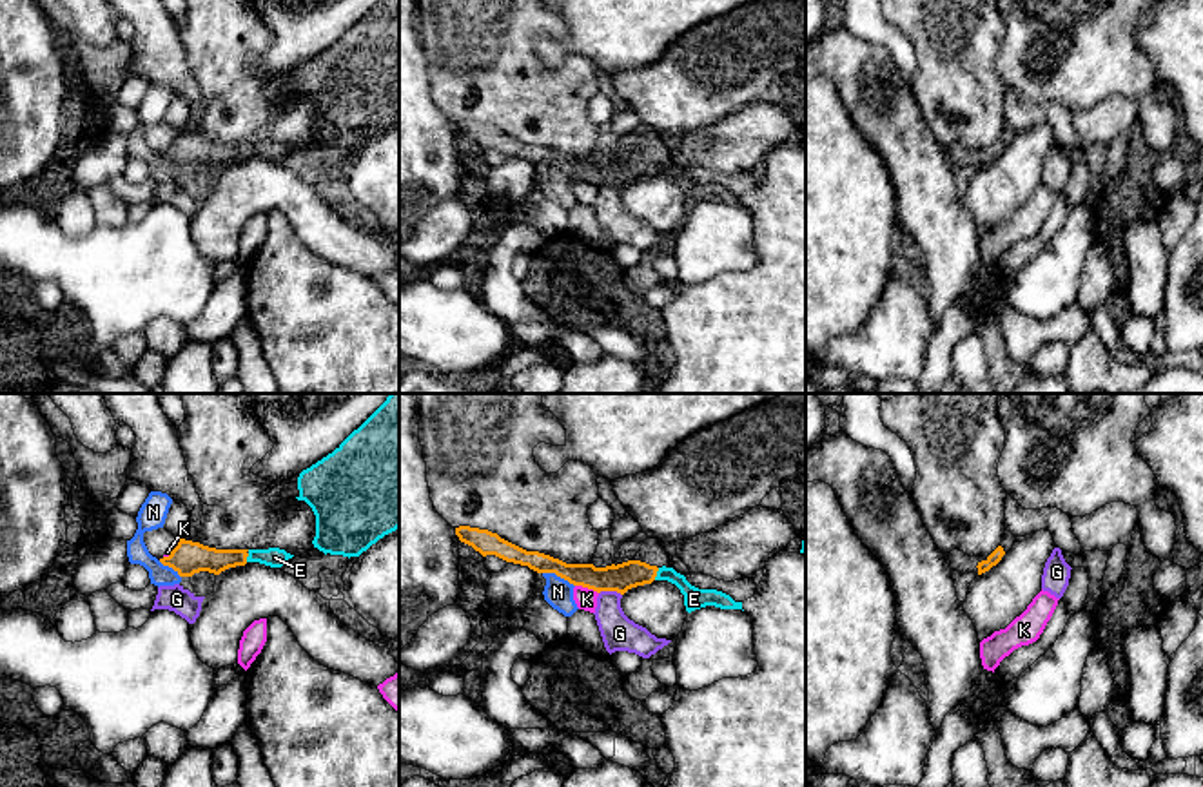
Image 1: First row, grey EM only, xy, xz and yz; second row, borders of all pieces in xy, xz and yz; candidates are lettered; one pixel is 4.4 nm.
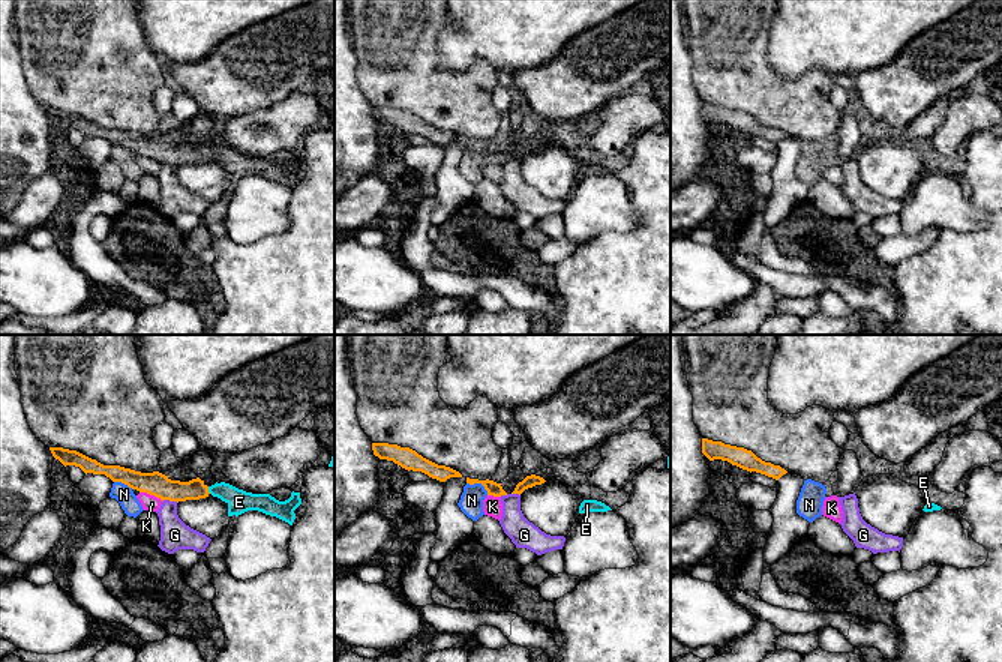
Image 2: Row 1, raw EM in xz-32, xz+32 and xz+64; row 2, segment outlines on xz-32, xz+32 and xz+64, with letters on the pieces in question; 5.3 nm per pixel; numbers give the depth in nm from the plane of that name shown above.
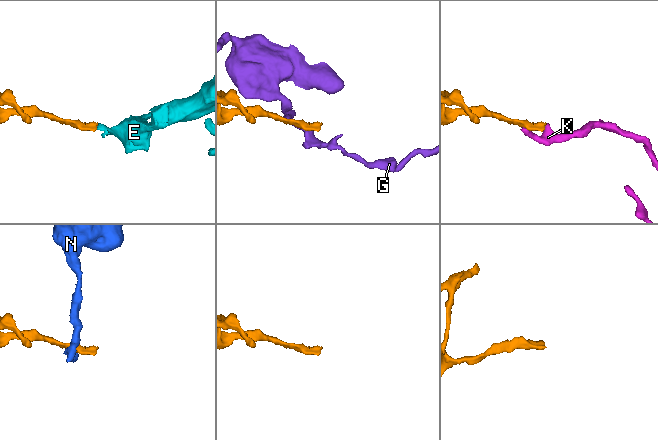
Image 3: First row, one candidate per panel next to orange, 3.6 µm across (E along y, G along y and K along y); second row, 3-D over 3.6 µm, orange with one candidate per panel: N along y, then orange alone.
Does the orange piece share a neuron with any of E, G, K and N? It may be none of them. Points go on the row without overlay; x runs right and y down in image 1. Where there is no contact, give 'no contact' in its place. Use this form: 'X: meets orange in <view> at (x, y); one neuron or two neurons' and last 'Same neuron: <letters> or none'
E: meets orange in xz at (655, 167); one neuron
G: meets orange in xz at (610, 184); two neurons
K: meets orange in xz at (586, 180); two neurons
N: meets orange in xz at (559, 169); two neurons
Same neuron: E

